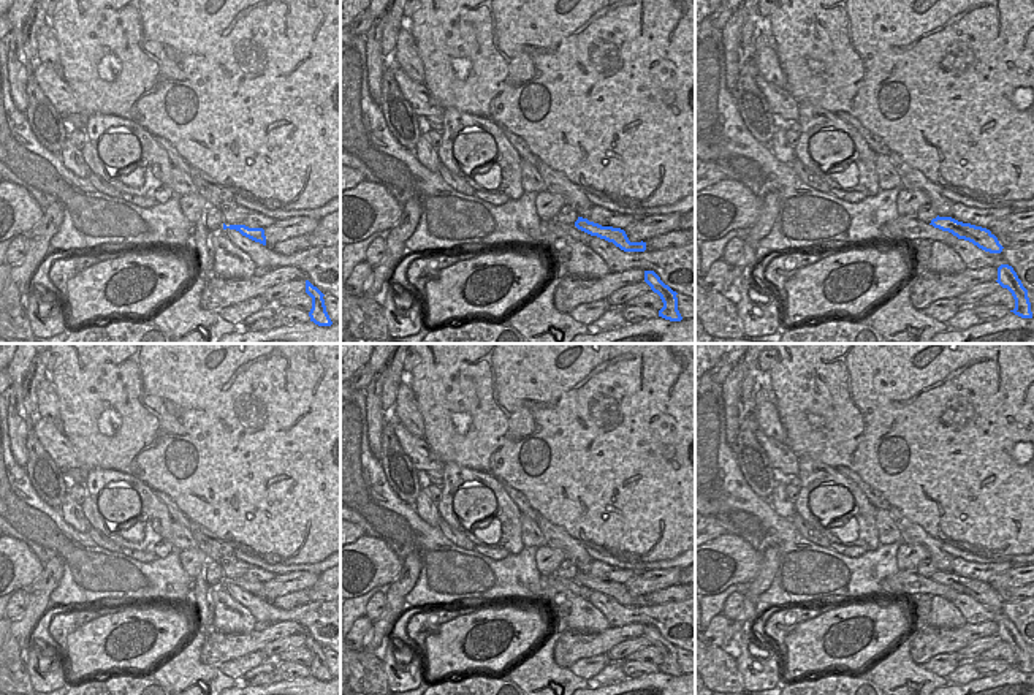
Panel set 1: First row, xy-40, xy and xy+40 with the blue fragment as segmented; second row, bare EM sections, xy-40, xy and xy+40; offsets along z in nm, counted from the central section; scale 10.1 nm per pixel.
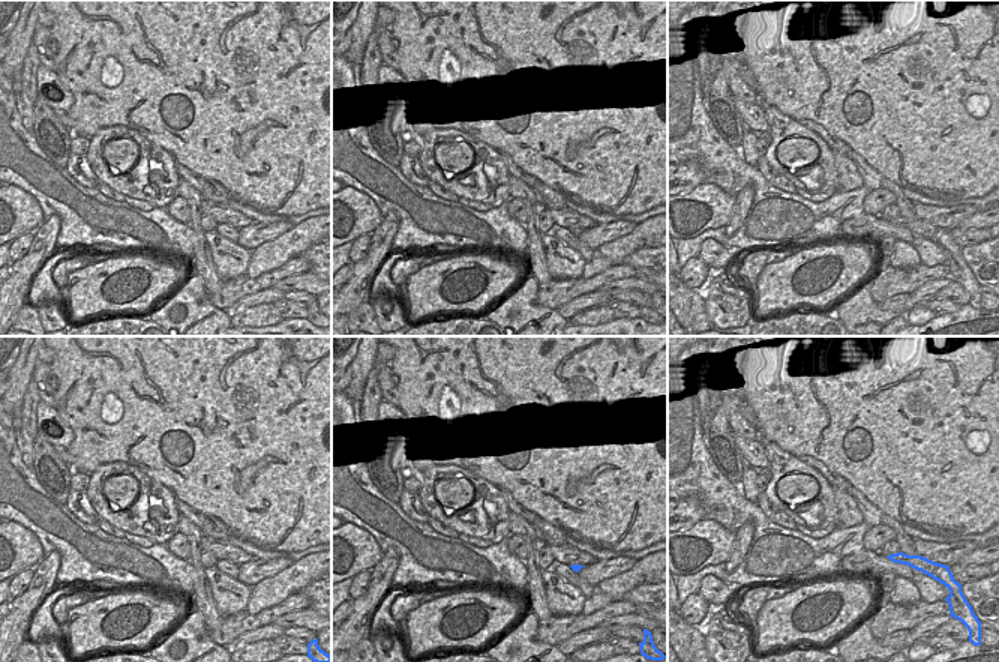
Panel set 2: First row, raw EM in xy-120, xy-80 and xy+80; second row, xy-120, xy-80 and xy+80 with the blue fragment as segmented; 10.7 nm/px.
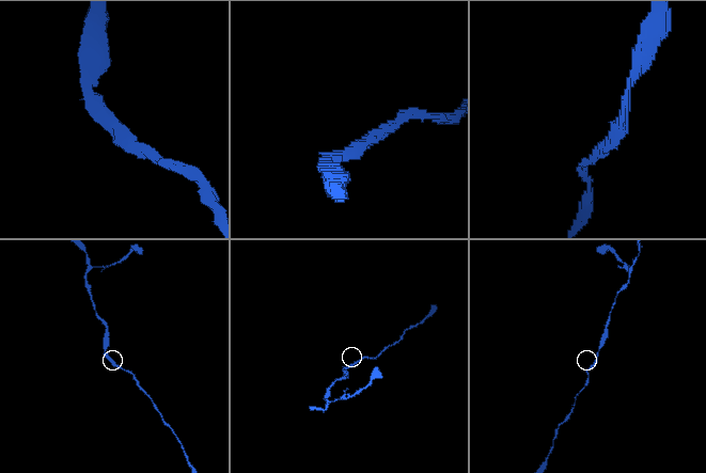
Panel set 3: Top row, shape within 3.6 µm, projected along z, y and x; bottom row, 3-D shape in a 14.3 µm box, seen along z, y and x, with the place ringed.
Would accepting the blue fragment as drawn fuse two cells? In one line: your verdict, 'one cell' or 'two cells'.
one cell

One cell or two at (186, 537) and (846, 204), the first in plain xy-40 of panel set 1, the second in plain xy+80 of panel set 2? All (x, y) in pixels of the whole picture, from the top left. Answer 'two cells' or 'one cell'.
two cells

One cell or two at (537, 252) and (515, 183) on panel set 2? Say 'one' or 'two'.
one

